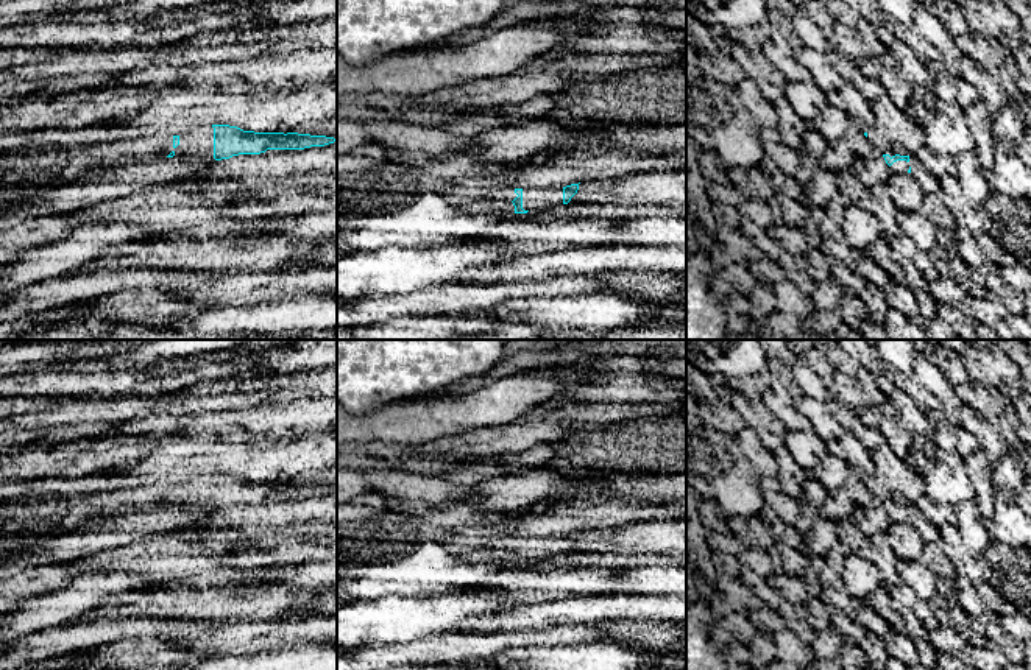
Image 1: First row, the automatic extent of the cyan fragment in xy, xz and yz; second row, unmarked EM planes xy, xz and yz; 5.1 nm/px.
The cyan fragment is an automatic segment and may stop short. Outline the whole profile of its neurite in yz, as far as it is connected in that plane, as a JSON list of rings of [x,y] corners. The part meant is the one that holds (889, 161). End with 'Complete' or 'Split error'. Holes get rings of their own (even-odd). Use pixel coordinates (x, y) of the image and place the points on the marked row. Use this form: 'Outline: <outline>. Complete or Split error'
Outline: [[[877,128],[864,132],[872,146],[883,154],[886,164],[891,167],[897,160],[909,162],[909,156],[900,156],[892,150],[892,142],[888,140]]]. Split error

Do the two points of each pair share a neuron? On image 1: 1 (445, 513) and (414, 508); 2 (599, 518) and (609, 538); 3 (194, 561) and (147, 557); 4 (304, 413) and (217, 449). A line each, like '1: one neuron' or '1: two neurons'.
1: one neuron
2: two neurons
3: one neuron
4: two neurons

